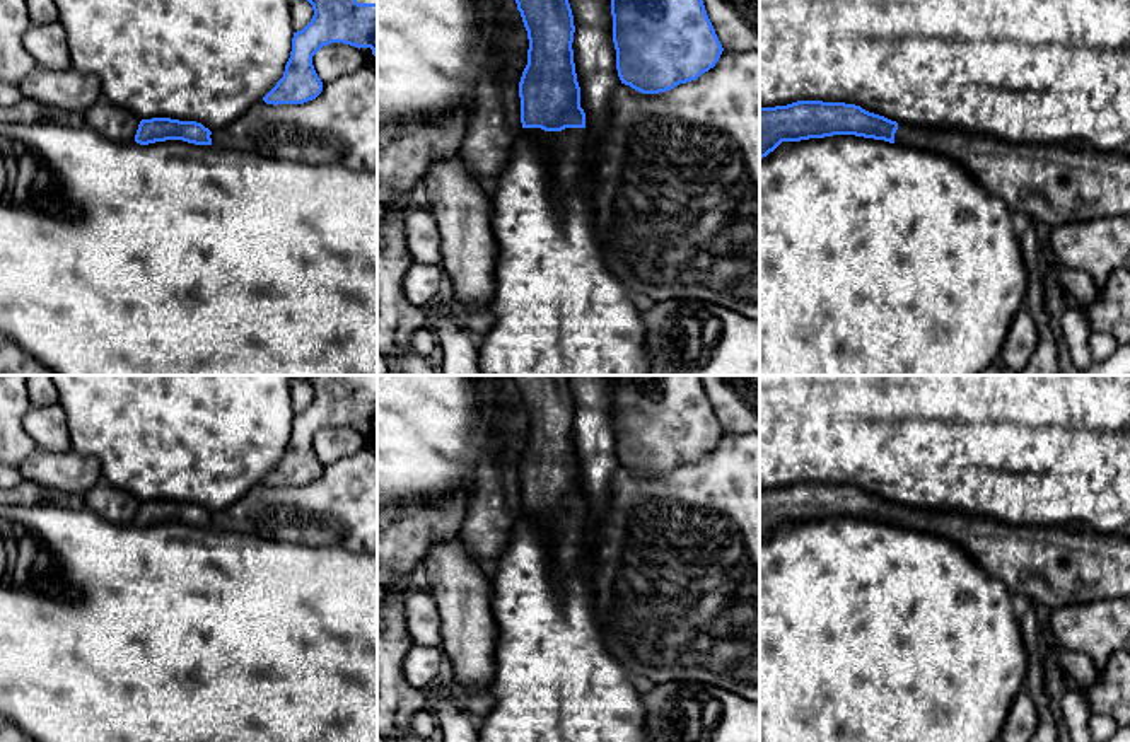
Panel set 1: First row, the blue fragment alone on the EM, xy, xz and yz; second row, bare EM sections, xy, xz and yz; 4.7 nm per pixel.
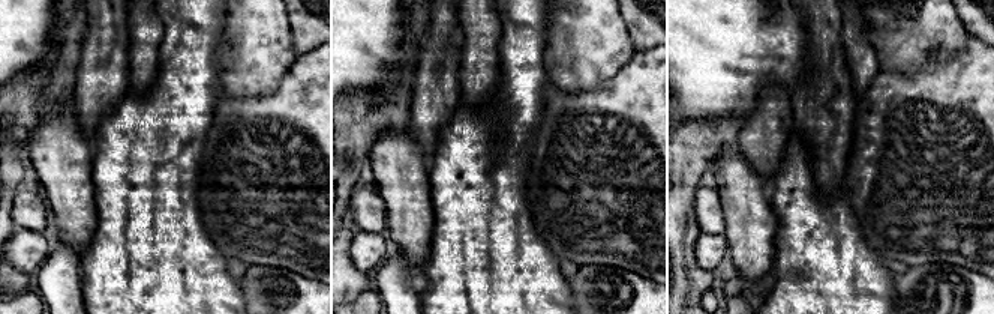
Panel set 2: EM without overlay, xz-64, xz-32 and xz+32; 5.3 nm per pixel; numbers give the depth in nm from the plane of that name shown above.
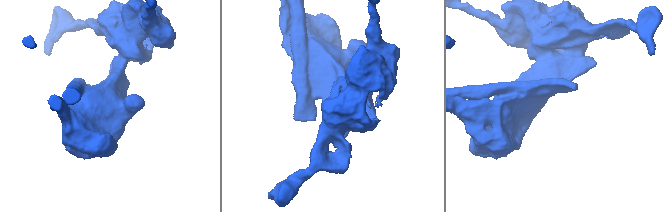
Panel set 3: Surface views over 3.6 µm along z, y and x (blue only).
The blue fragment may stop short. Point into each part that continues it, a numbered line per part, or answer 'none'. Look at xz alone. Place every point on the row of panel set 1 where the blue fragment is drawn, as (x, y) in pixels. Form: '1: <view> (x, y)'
1: xz (567, 147)

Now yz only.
1: yz (1054, 185)

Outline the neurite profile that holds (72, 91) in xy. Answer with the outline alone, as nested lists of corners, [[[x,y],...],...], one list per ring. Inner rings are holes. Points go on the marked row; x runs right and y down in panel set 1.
[[[36,67],[19,89],[27,99],[82,114],[102,99],[101,80],[72,67],[63,72]]]

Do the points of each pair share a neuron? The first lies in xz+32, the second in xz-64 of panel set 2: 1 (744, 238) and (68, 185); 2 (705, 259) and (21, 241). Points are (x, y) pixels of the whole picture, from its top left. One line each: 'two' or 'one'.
1: one
2: one

